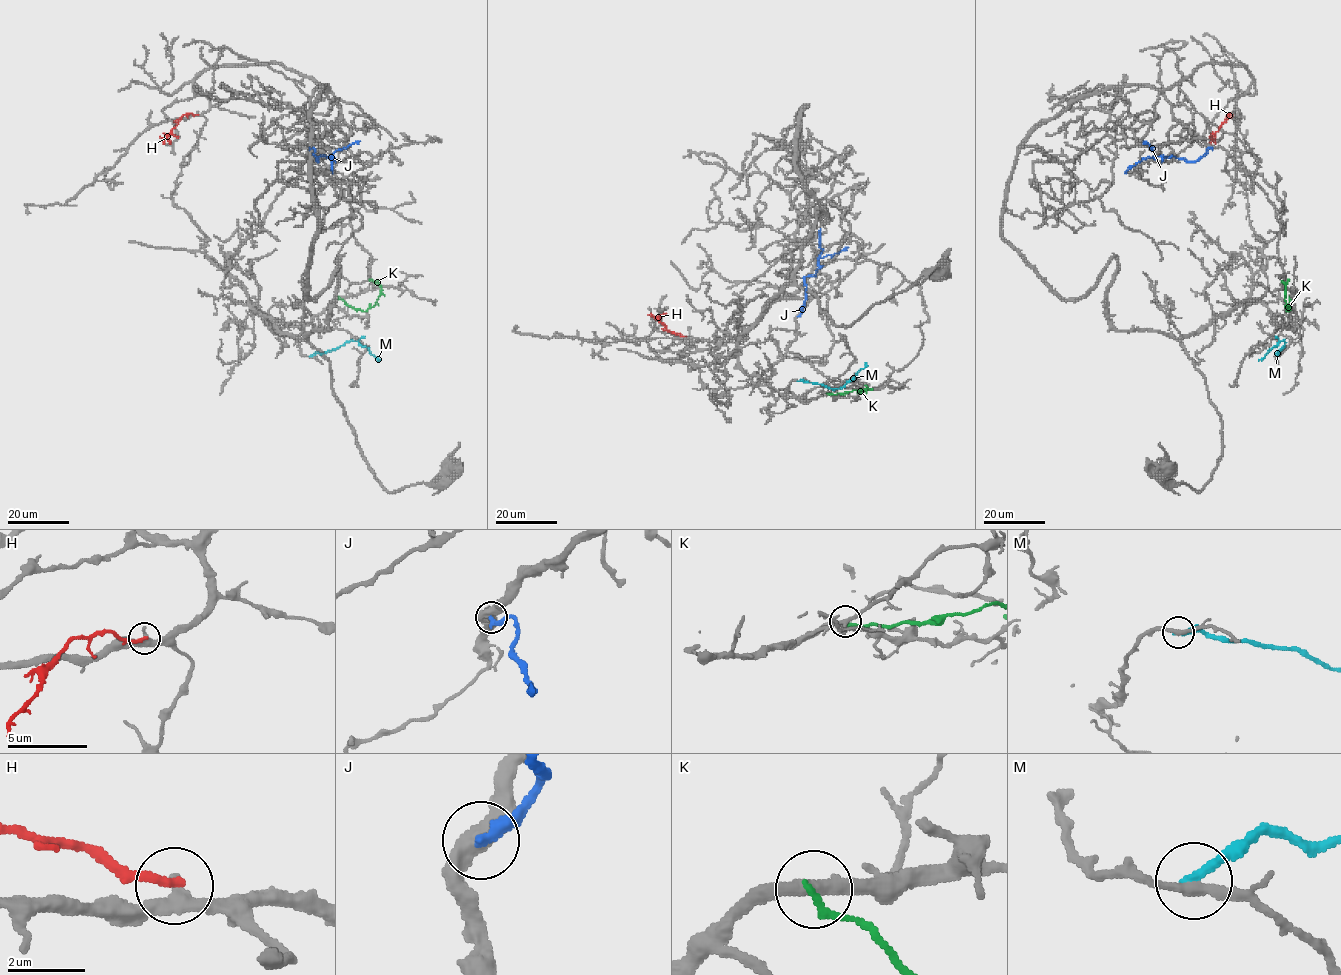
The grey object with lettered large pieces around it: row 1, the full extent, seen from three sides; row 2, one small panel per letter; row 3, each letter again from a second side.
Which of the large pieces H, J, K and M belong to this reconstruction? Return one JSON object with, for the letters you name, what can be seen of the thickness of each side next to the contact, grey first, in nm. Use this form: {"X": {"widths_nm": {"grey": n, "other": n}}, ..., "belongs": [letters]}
{"J": {"widths_nm": {"grey": 480, "other": 320}}, "belongs": ["J"]}

